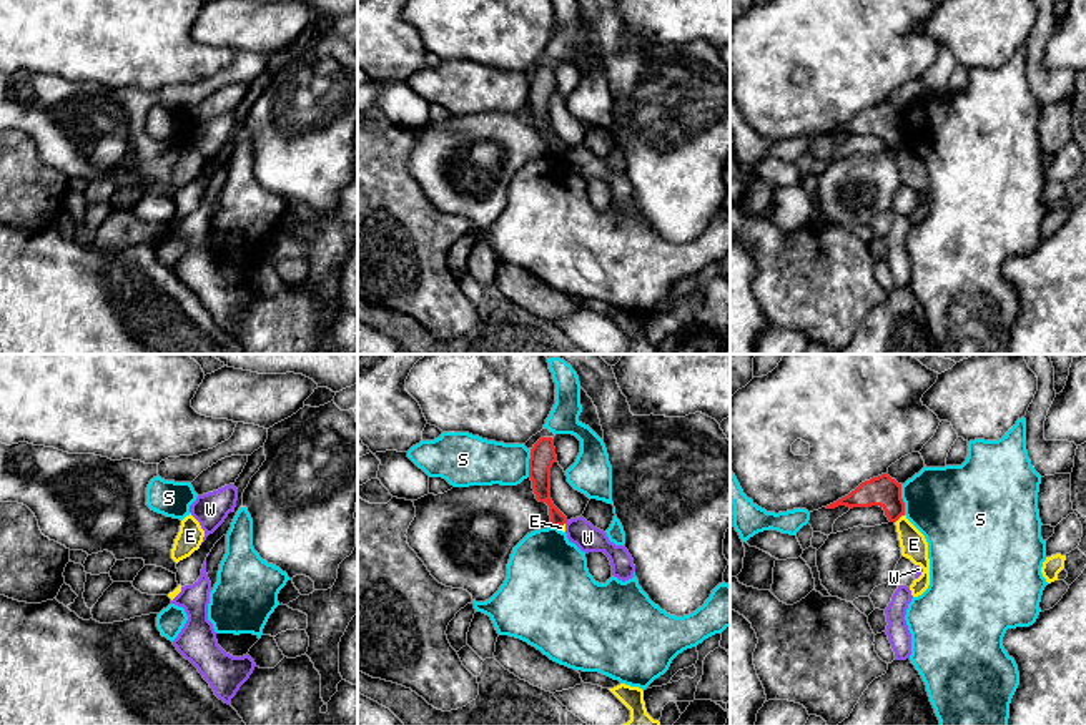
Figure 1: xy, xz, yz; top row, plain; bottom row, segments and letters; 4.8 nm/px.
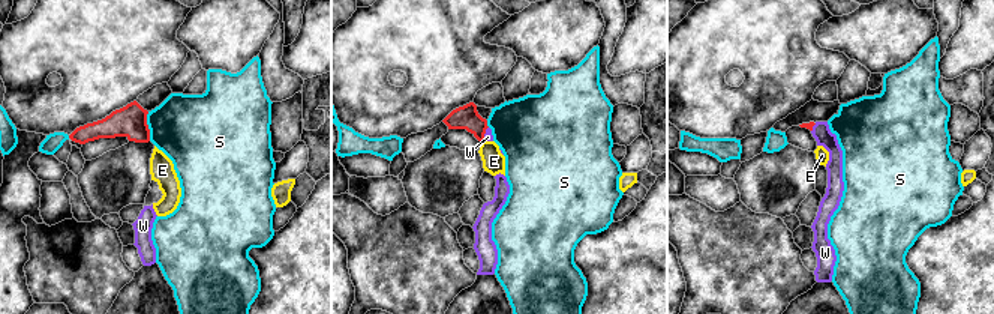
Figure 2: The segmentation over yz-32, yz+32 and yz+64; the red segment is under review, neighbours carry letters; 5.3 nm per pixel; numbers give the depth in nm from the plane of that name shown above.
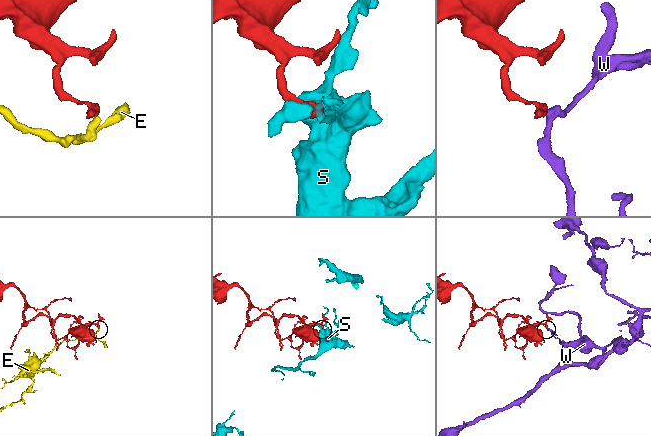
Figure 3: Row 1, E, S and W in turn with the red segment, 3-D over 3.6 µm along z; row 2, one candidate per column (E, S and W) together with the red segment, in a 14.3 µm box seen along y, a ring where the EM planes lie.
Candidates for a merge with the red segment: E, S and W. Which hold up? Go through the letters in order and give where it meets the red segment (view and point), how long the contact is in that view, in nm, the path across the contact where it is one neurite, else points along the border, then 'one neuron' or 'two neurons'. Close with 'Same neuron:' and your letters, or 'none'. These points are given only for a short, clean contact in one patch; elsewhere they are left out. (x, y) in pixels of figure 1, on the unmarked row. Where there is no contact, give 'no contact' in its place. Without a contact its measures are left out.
E: yz (898, 145) | 60 nm | along yz (903, 142), (895, 150) | two neurons
S: yz (902, 127) | 150 nm | two neurons
W: xy (190, 137) | 30 nm | along xy (190, 133), (192, 138) | two neurons
Same neuron: none

